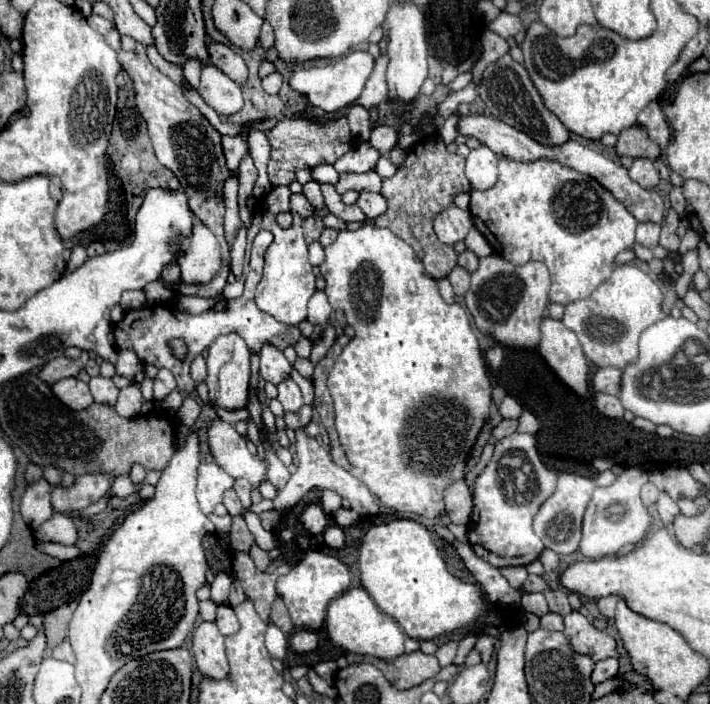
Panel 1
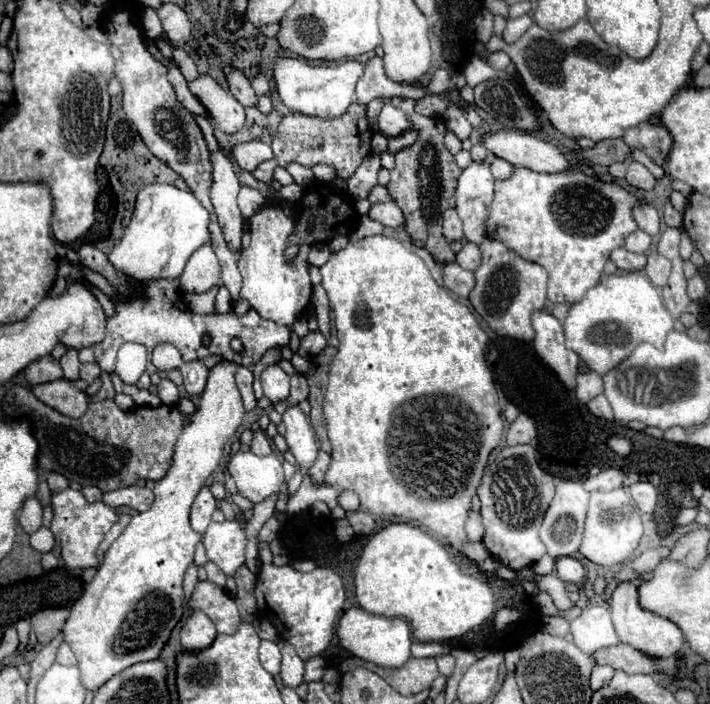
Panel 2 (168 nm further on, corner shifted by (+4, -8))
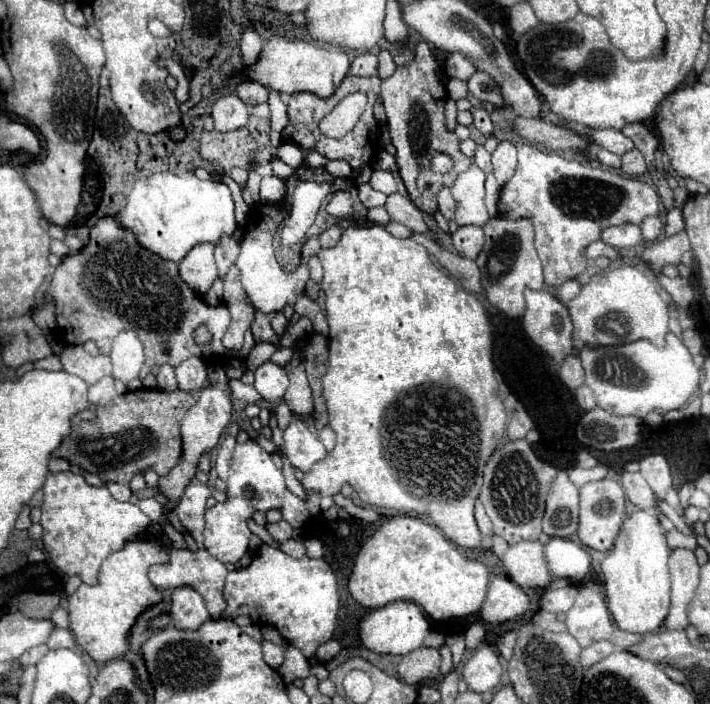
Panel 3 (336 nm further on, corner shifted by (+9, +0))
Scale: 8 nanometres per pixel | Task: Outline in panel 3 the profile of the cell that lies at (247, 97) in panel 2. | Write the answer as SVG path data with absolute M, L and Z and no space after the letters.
M240 82L236 86L236 94L240 96L240 100L244 100L246 104L254 106L254 104L262 104L268 102L268 94L270 90L258 82Z

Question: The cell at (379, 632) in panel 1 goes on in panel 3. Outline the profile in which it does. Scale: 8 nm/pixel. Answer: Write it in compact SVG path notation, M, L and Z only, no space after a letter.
M396 600L388 606L370 610L360 622L360 638L364 646L376 654L408 654L424 644L430 632L430 620L424 610L410 600Z

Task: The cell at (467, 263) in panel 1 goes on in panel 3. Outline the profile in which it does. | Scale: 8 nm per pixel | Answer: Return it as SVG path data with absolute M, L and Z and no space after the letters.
M460 226L454 234L452 234L452 242L454 248L464 256L474 260L482 246L484 246L484 232L480 226Z

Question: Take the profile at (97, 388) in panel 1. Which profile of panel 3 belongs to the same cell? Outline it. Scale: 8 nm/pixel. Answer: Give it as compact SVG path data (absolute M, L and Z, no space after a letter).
M48 356L44 360L36 360L34 362L34 368L40 368L40 370L62 370L62 364L58 360L58 356Z

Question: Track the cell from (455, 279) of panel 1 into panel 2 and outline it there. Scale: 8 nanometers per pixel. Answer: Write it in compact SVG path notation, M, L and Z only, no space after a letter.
M445 264L443 266L443 280L445 280L445 288L449 288L453 294L457 294L461 298L467 298L473 284L475 284L473 272L463 270L459 264Z

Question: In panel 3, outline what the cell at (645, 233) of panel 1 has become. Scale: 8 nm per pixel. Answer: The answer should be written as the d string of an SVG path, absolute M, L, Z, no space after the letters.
M620 224L612 228L604 228L600 240L614 248L632 248L642 242L642 230L636 224Z

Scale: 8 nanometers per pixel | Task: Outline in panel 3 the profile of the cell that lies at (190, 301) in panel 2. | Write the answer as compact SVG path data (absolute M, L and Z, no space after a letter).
M256 310L256 320L252 324L252 333L256 342L272 342L272 344L280 342L280 336L276 336L276 332L272 330L270 316L258 310Z

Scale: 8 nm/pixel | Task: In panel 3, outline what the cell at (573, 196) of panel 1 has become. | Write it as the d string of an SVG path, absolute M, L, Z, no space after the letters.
M532 144L518 148L518 166L512 180L502 188L498 212L504 218L530 218L536 228L536 250L544 264L548 286L560 286L586 270L584 248L600 238L600 232L616 224L642 224L648 216L658 216L660 198L656 188L632 180L608 168L564 160L556 152L542 152Z

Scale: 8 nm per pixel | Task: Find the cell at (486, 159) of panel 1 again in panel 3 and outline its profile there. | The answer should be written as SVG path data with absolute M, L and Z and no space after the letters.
M472 164L466 172L462 172L454 186L452 186L452 196L456 200L456 224L466 226L466 224L476 224L484 226L488 222L488 212L484 206L484 180L486 174Z

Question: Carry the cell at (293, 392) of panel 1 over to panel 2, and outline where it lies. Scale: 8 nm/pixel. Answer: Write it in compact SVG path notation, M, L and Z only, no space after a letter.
M295 404L295 406L289 406L283 414L283 424L287 428L285 432L285 440L287 440L287 446L289 450L293 452L297 464L305 470L309 468L315 458L317 458L317 452L319 452L319 446L317 446L317 434L309 422L309 418L303 414L303 410Z

